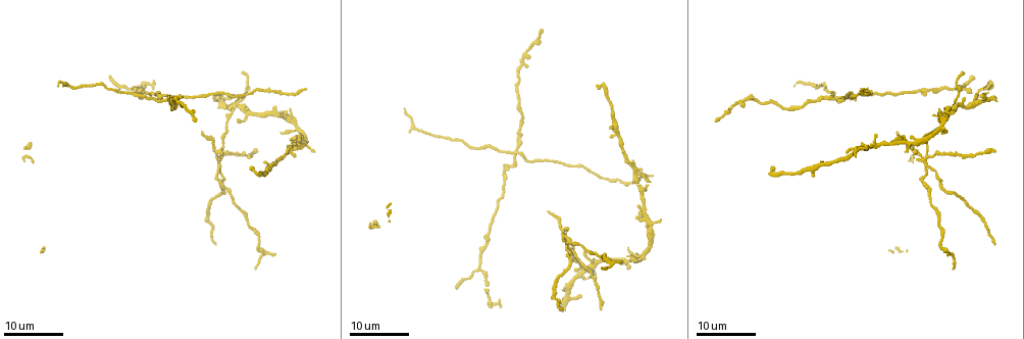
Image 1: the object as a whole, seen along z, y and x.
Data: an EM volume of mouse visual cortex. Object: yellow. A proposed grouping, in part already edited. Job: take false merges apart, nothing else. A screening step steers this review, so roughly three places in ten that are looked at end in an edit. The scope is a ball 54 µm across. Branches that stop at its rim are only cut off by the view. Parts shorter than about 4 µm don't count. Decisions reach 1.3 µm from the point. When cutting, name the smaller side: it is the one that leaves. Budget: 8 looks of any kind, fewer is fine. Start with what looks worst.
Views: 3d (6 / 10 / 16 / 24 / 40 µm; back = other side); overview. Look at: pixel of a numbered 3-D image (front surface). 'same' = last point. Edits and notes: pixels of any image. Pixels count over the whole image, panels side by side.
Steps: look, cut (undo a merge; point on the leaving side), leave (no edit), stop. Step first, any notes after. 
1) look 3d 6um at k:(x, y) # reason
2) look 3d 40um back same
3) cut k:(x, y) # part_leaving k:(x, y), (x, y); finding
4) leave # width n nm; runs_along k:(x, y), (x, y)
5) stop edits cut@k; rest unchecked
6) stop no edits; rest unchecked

look 3d 24um at 1:(514, 155) # looks like a crossing

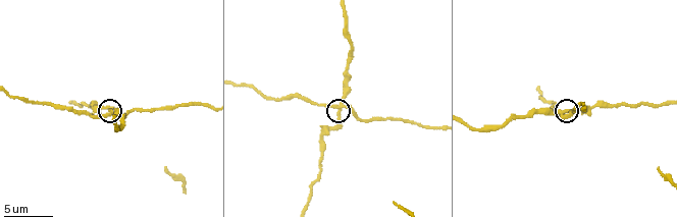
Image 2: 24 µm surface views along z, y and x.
look 3d 10um at 2:(567, 112)

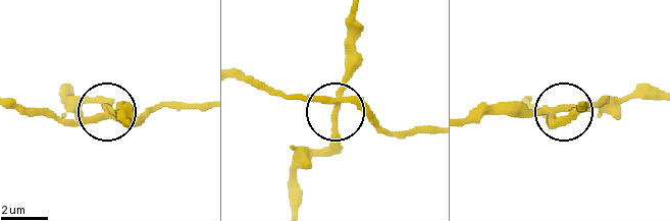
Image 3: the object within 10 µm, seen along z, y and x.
cut 3:(138, 125) # width 250 nm; part_leaving 3:(337, 99), (353, 101), (388, 129), (428, 133); two neurons meet here

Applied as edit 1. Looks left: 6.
look overview

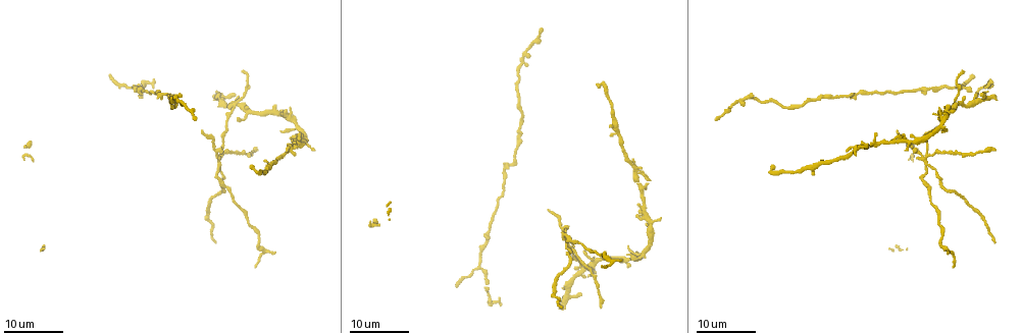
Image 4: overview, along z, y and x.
look 3d 24um at 4:(922, 158) # four-way junction

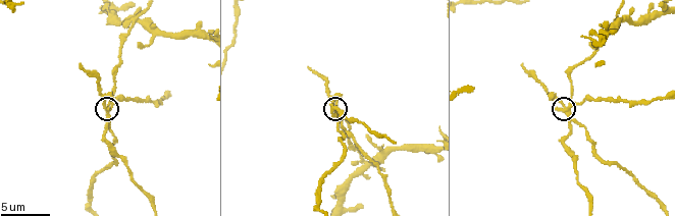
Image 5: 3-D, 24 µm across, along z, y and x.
look 3d 10um at 5:(567, 110)

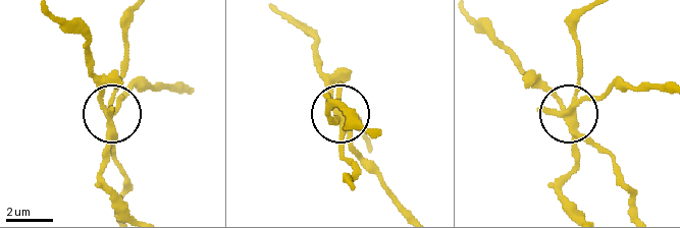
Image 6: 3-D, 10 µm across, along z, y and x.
cut 6:(97, 97) # arms 4; a second neuron is stuck on

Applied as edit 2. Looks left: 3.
look overview # redraw

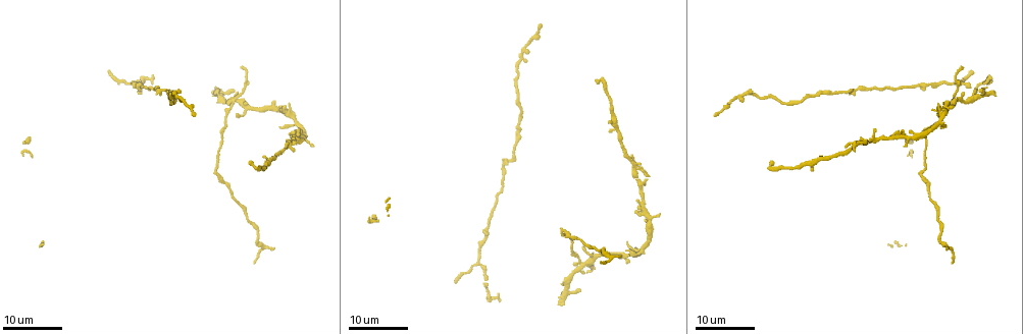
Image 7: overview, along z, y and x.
look 3d 16um at 7:(578, 259) # small branch off a trunk

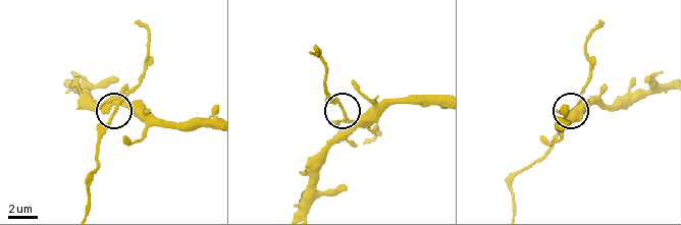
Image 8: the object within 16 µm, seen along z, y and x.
look 3d 6um at 8:(116, 106) # closer look

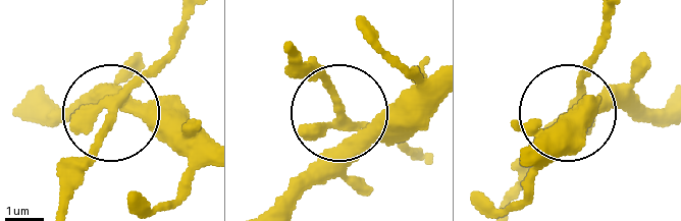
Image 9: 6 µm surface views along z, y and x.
leave # width 260 nm; one neuron here

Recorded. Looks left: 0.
stop edits cut@3, cut@6; rest unchecked

